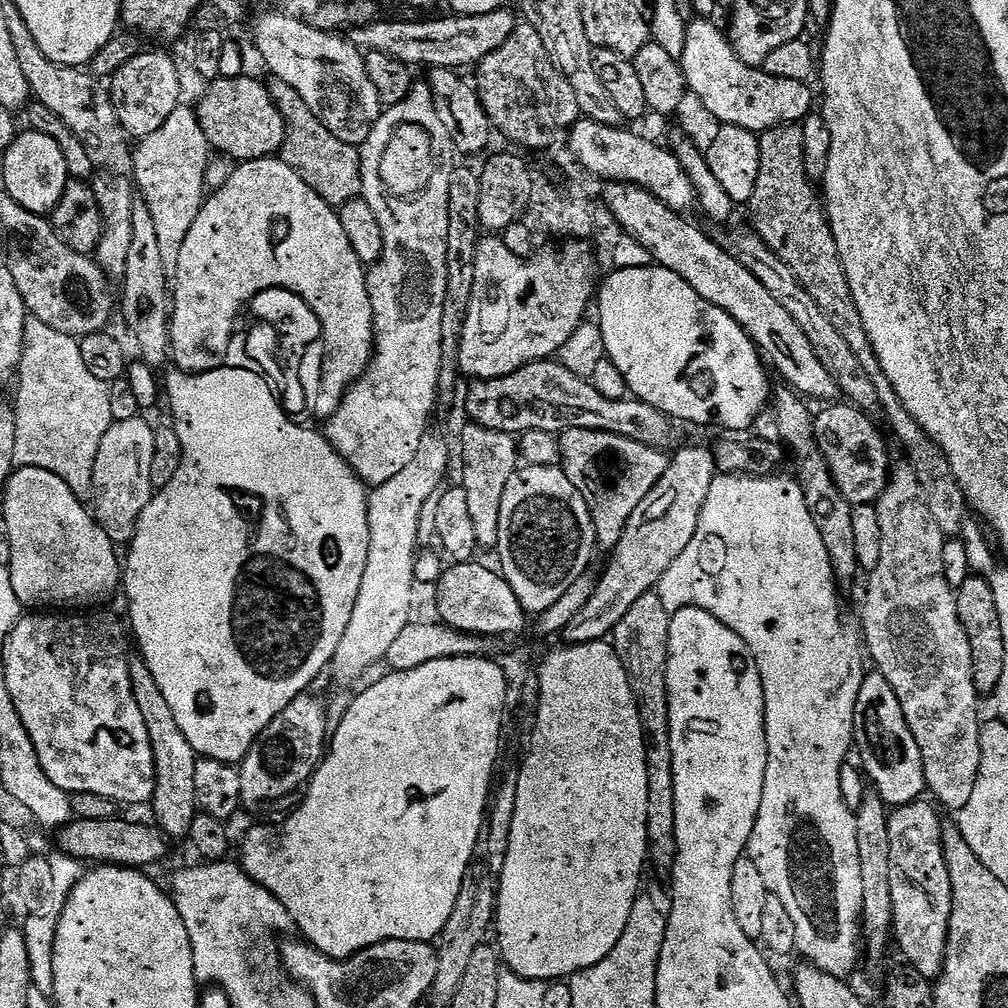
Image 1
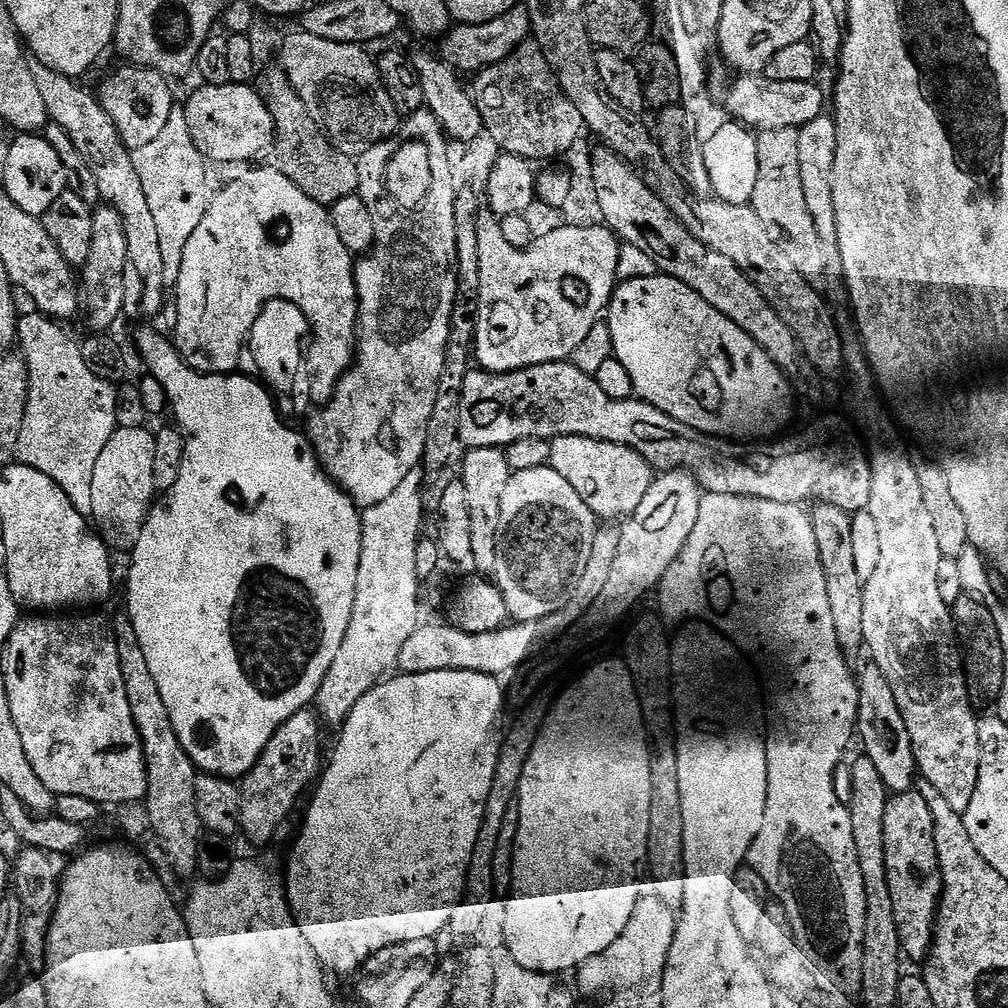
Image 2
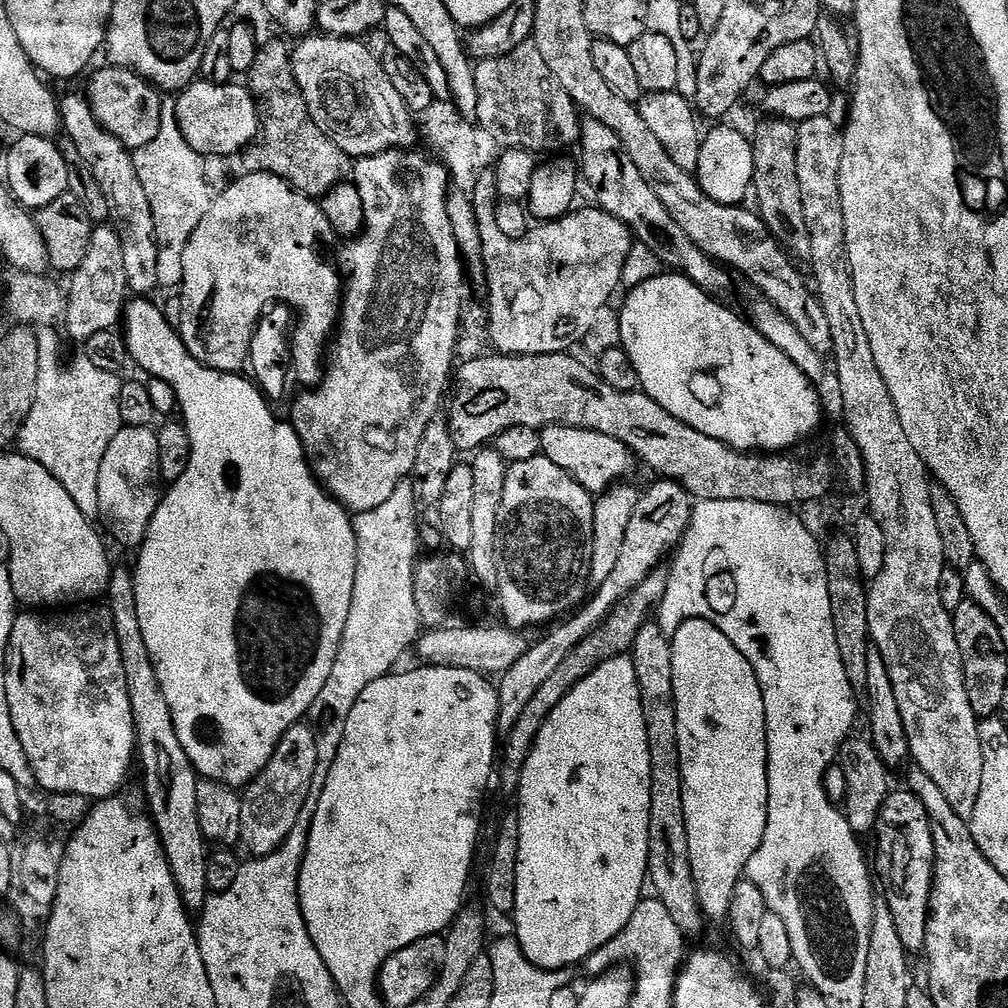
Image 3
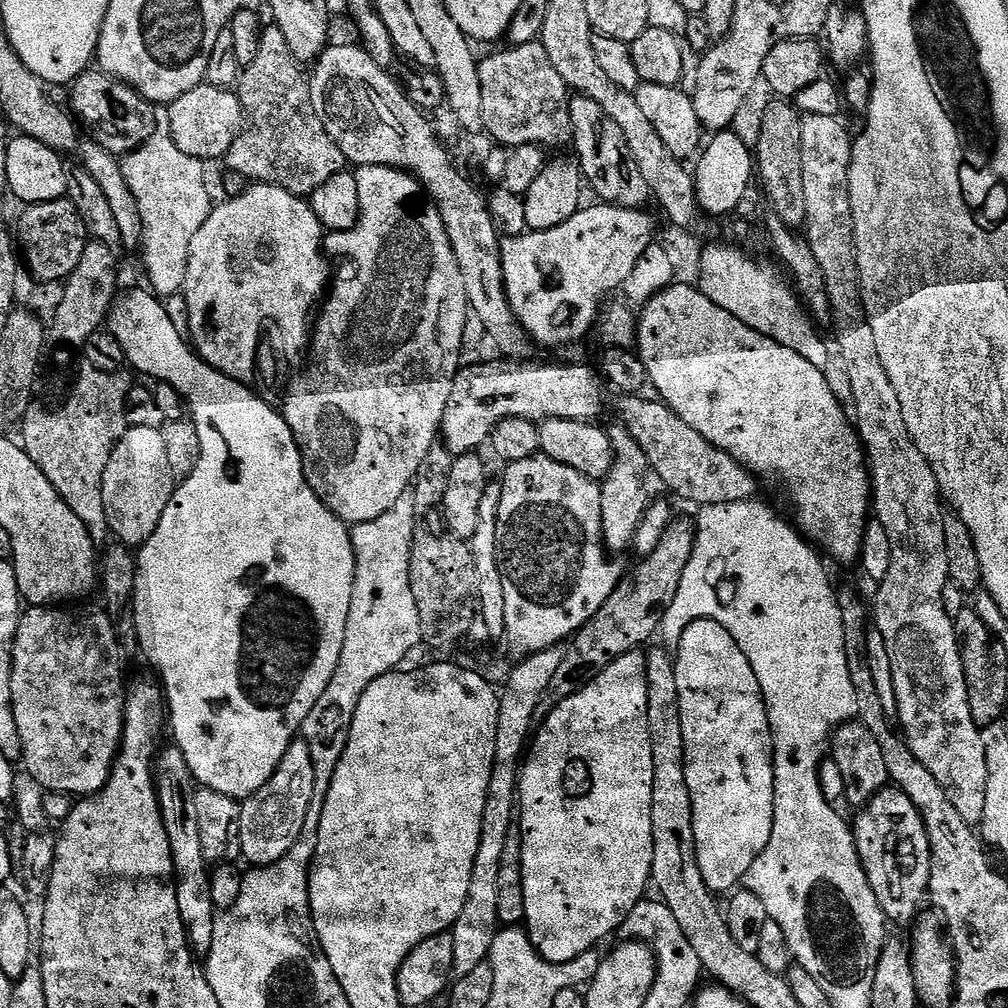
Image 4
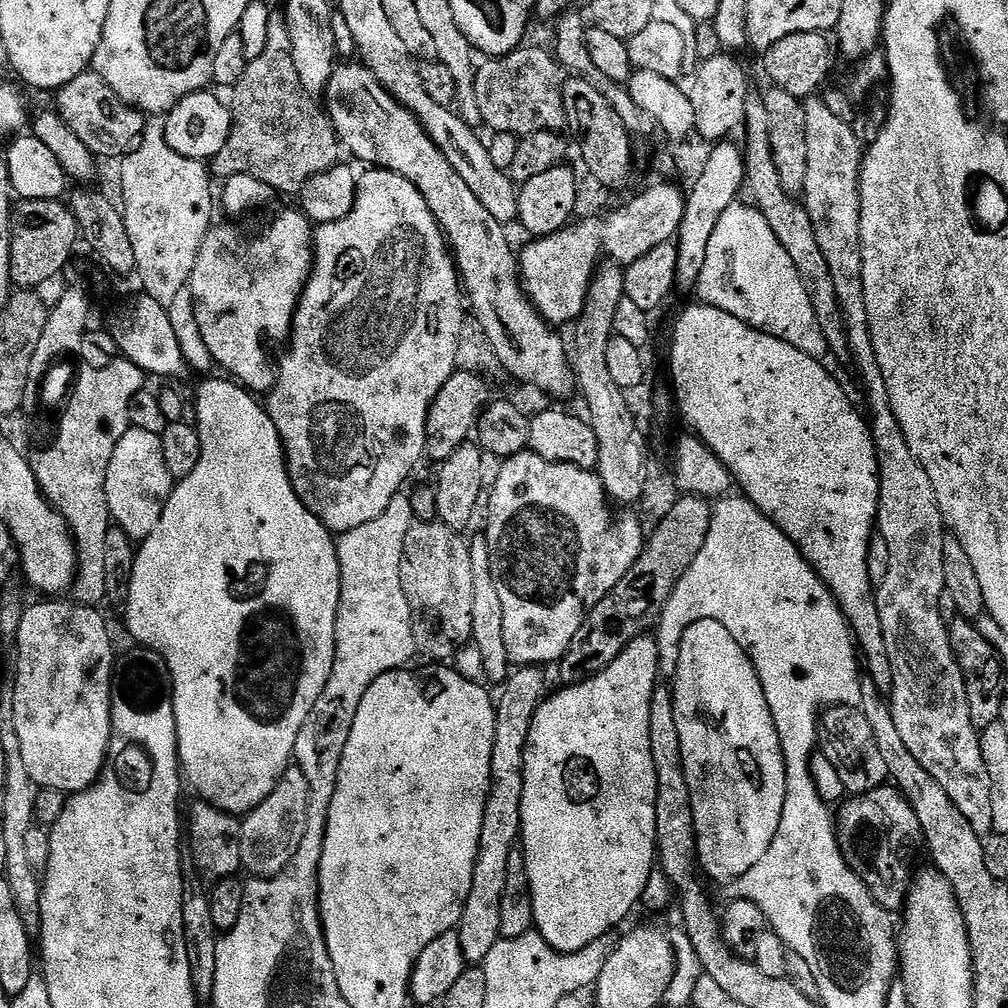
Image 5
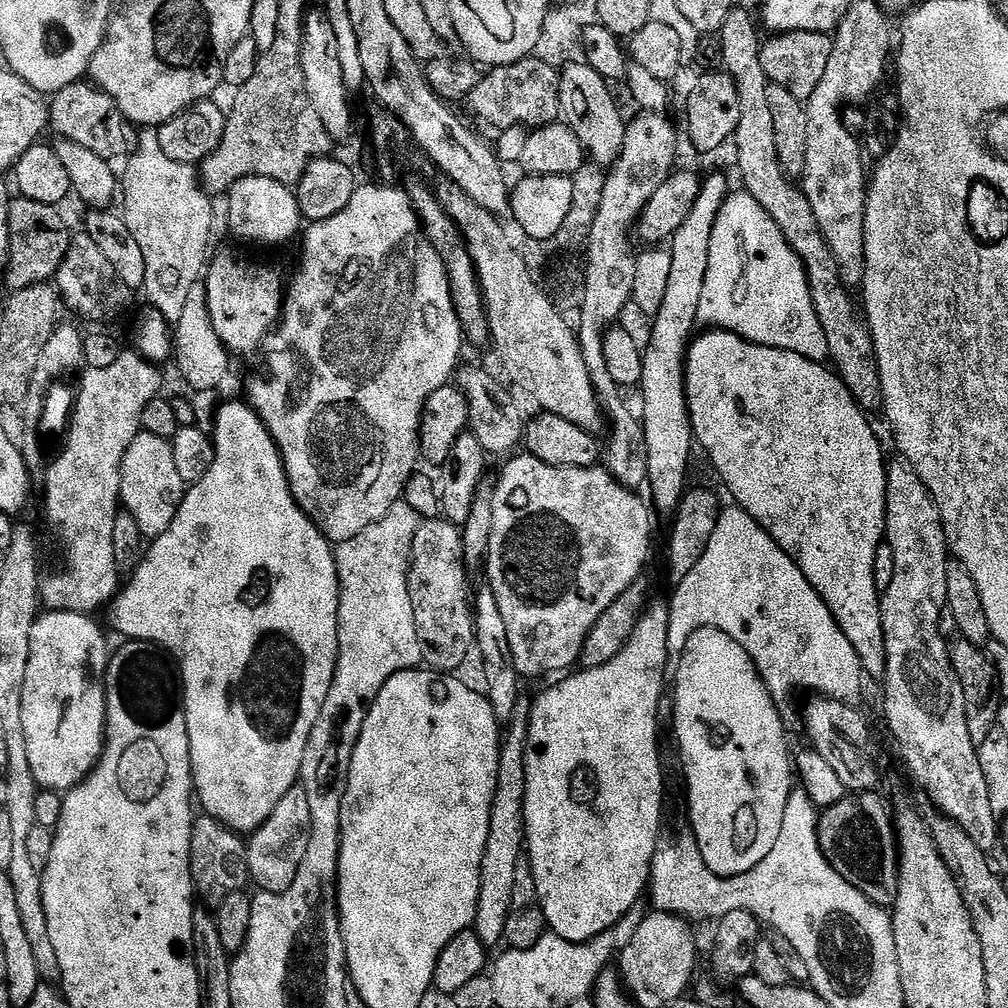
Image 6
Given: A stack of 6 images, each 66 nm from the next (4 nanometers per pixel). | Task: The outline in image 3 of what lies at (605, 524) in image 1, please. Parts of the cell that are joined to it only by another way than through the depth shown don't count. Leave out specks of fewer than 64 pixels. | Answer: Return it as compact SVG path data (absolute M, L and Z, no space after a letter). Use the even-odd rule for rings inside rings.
M551 424L540 432L540 451L546 459L554 462L554 466L566 470L566 474L573 476L587 492L593 494L603 494L617 482L628 478L634 461L634 453L610 434L598 434L594 430L561 424Z

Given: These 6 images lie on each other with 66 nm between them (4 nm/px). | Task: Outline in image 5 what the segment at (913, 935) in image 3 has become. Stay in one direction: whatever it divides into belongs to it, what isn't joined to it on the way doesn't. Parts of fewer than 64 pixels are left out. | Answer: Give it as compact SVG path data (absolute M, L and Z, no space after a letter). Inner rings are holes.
M881 786L864 796L845 799L840 813L834 816L836 841L842 854L862 878L873 898L890 914L896 914L908 903L908 890L912 887L914 867L908 861L912 843L921 839L920 823L910 802L895 786Z

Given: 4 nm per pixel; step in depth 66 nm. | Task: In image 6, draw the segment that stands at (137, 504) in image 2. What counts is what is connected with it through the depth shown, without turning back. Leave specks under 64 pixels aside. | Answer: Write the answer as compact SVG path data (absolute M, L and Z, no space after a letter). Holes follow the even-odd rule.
M141 430L130 442L120 467L120 502L138 522L138 530L146 538L155 538L168 529L178 506L184 500L186 485L174 463L171 443Z

